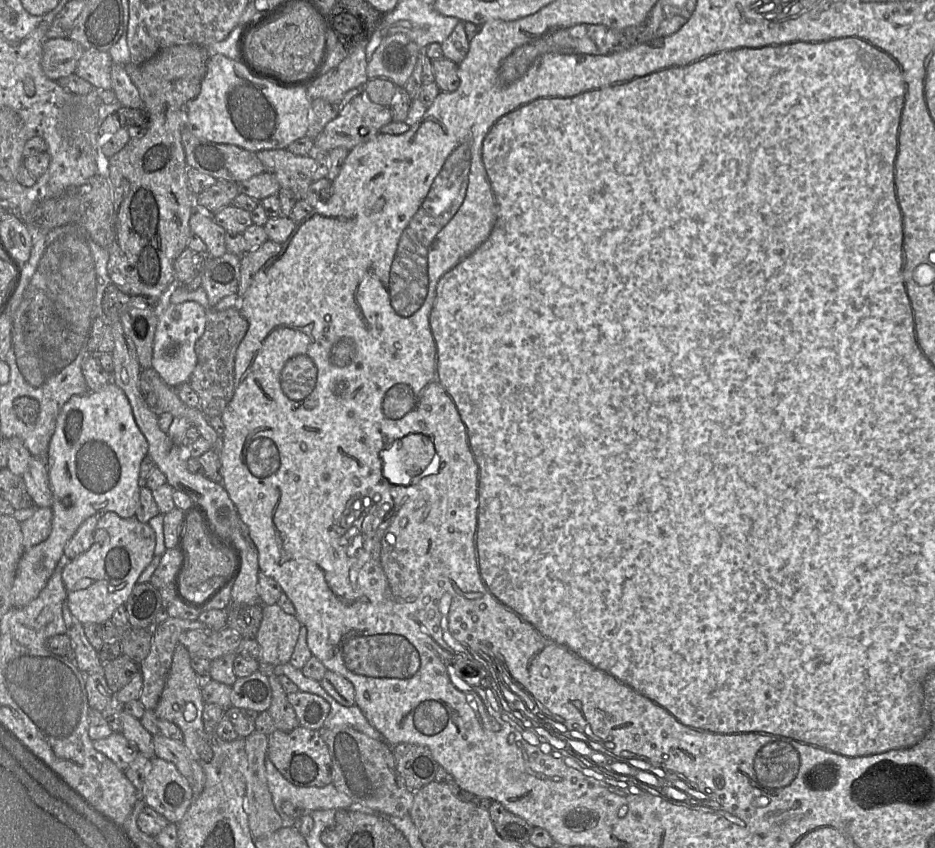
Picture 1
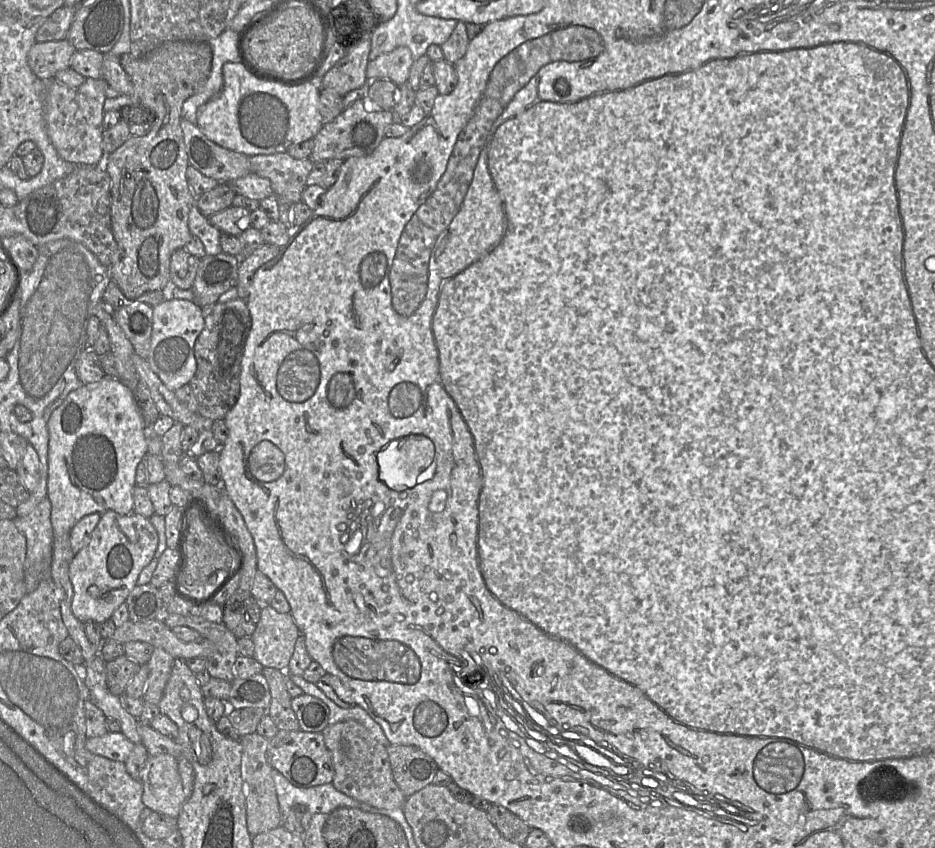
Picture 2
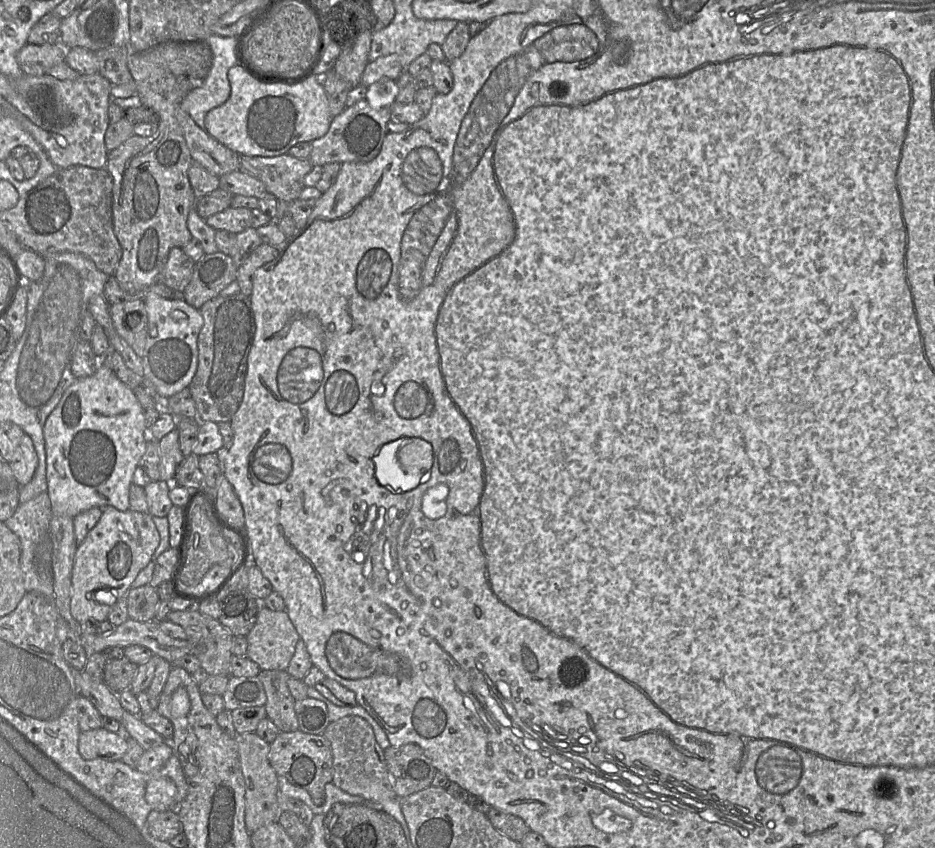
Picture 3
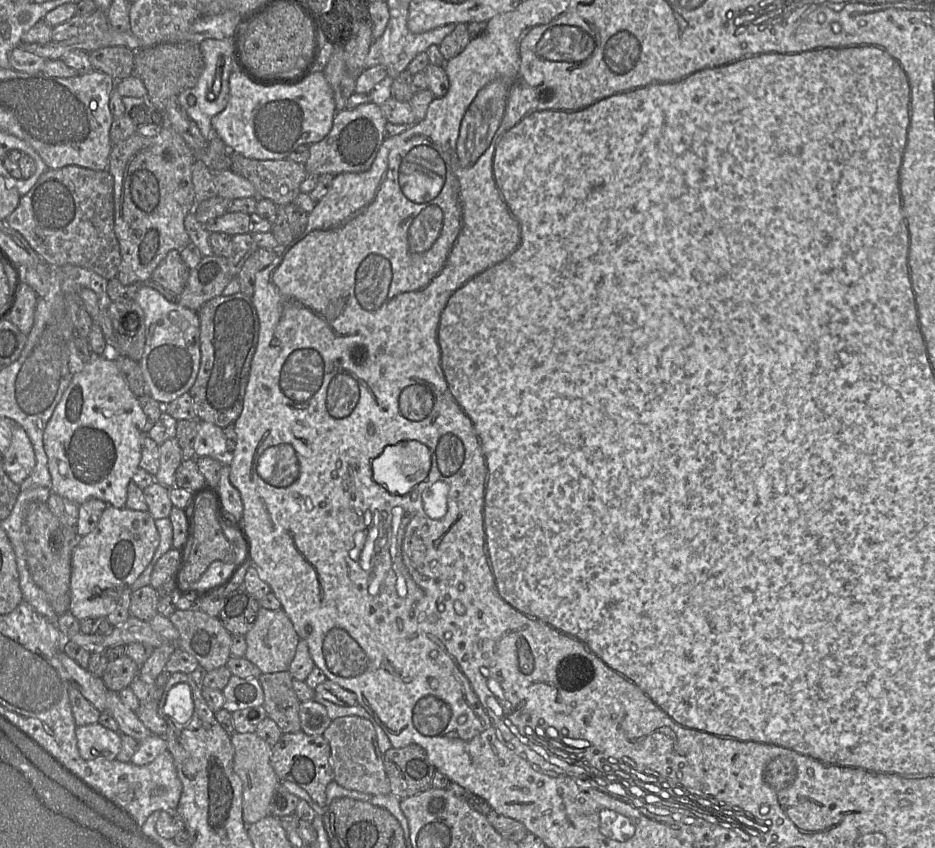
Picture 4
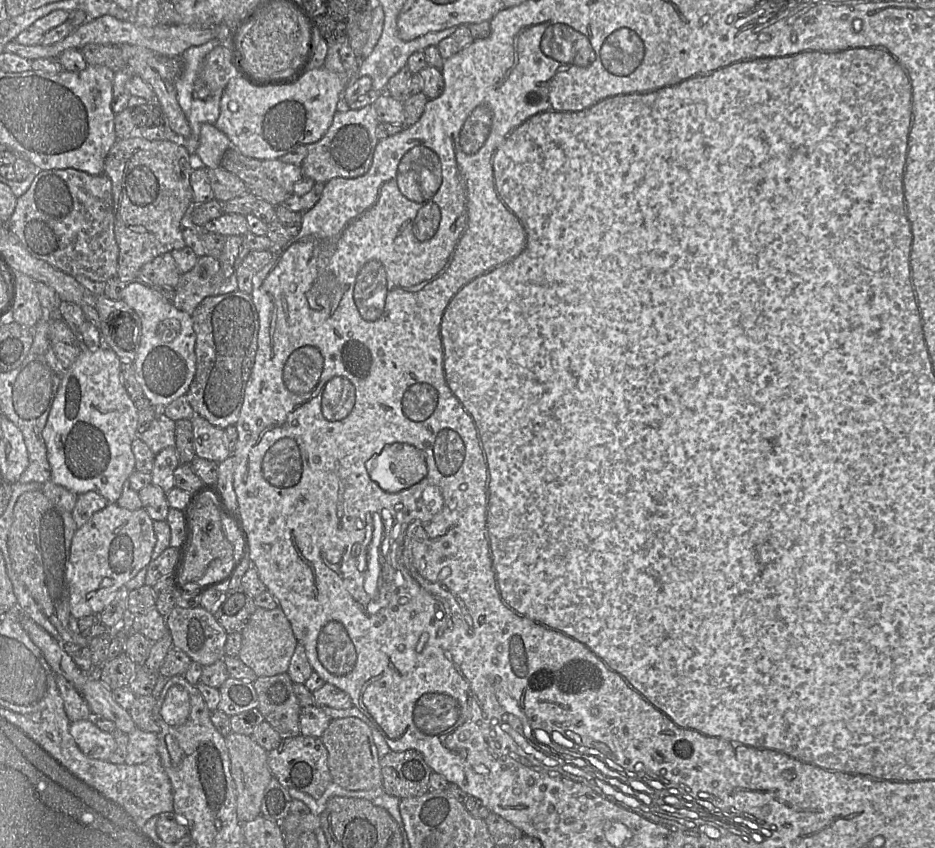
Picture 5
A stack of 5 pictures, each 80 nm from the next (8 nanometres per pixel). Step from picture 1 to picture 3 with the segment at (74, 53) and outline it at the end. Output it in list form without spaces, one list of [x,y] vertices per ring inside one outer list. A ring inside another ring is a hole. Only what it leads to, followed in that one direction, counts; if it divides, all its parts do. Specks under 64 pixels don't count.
[[[59,41],[53,44],[25,44],[16,59],[24,74],[41,76],[55,65],[64,62],[67,49]]]

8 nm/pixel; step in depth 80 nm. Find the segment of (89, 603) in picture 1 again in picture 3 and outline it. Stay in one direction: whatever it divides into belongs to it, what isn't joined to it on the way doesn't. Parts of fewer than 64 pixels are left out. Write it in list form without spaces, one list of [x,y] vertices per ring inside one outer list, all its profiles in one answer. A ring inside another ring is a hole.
[[[114,507],[102,508],[97,524],[78,545],[72,568],[72,596],[70,611],[78,622],[88,619],[104,621],[114,605],[98,602],[94,595],[98,590],[109,589],[116,599],[127,595],[130,586],[152,559],[160,542],[160,536],[149,513],[132,510],[119,511]]]

